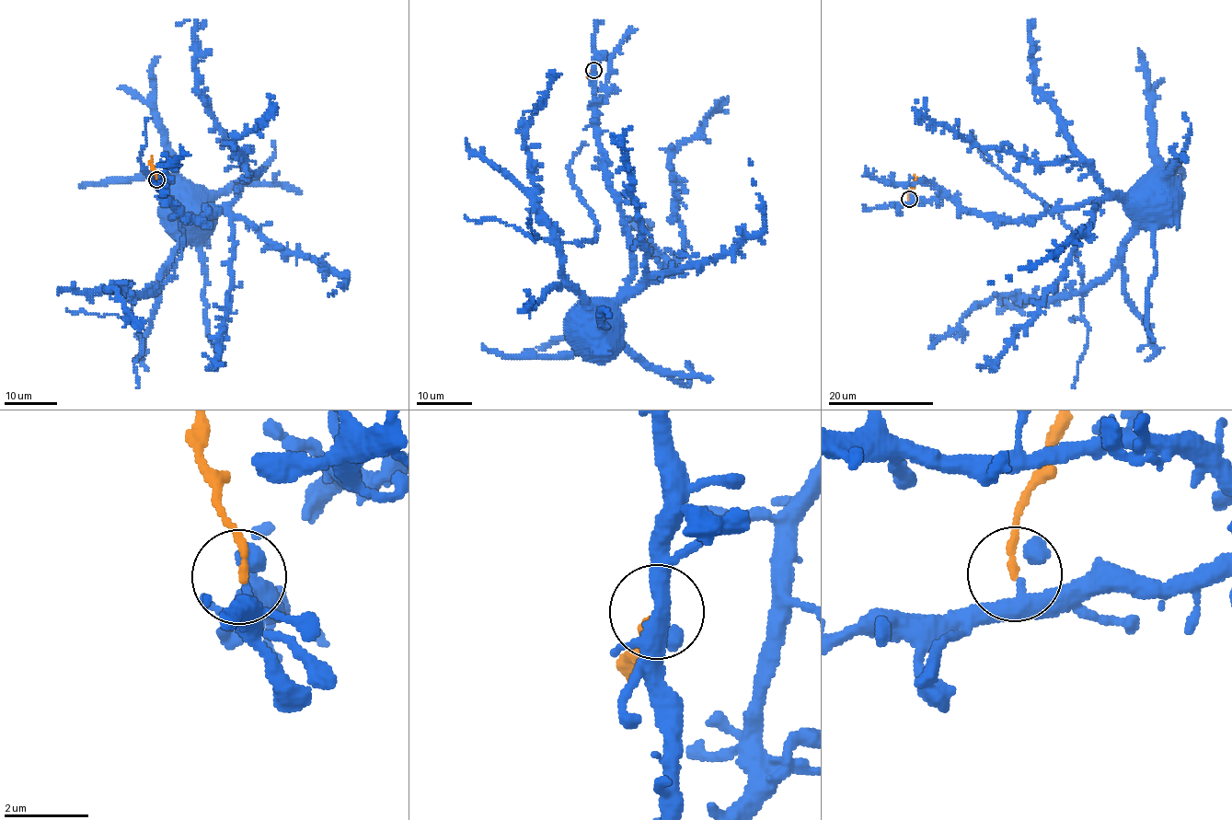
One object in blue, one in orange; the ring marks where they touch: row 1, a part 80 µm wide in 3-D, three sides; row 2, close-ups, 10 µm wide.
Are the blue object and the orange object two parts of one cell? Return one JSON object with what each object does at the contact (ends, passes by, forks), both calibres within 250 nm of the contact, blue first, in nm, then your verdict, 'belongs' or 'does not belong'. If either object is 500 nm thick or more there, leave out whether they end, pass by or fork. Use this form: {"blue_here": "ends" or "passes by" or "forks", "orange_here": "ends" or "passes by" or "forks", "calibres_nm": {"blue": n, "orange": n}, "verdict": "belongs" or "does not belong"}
{"blue_here": "passes by", "orange_here": "ends", "calibres_nm": {"blue": 400, "orange": 180}, "verdict": "does not belong"}

